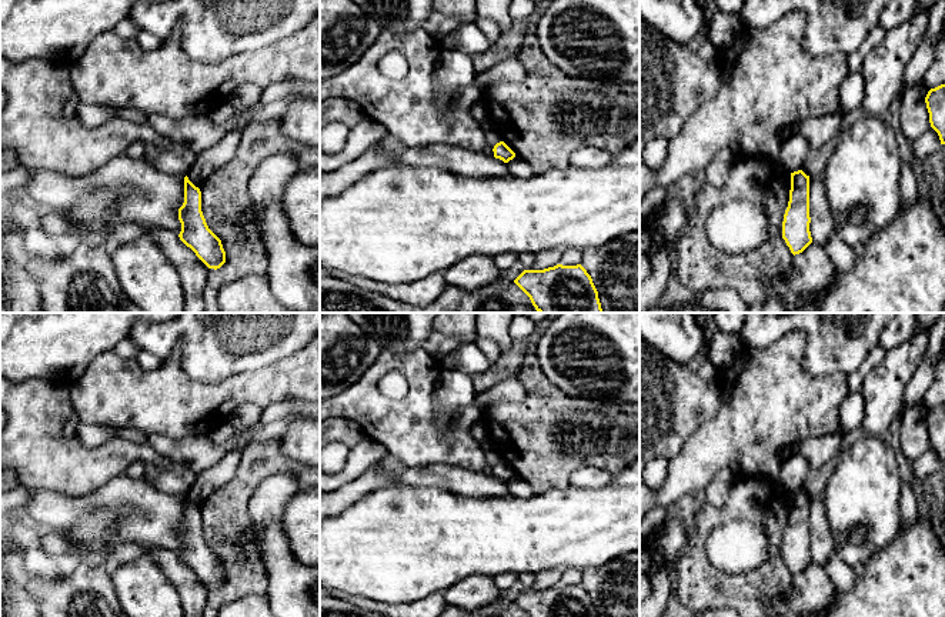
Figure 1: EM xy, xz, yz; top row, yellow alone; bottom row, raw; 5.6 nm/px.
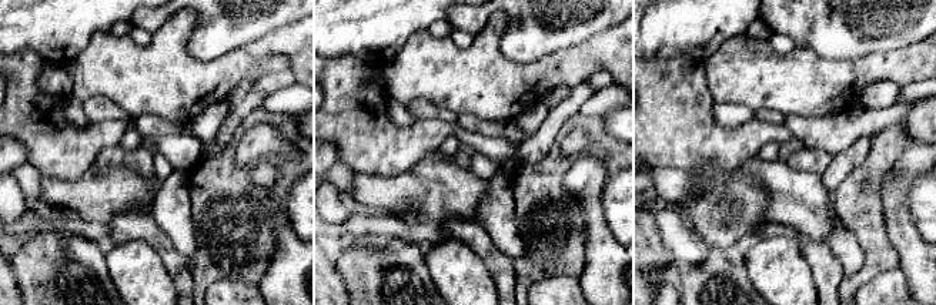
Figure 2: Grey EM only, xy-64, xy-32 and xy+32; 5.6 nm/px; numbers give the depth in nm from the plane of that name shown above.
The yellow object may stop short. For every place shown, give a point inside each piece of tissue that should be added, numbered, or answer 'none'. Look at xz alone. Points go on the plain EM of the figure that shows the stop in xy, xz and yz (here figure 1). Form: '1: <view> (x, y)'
none

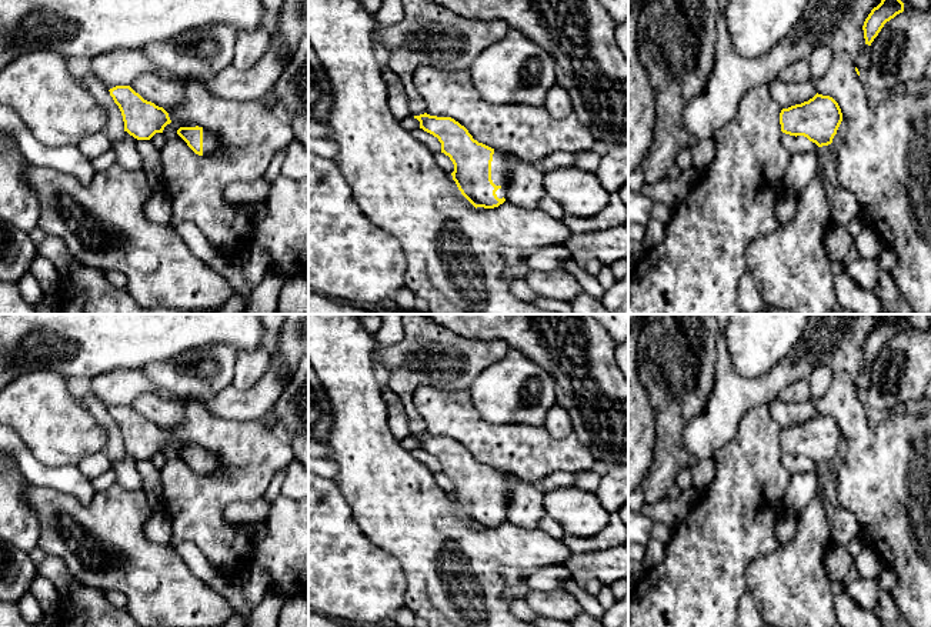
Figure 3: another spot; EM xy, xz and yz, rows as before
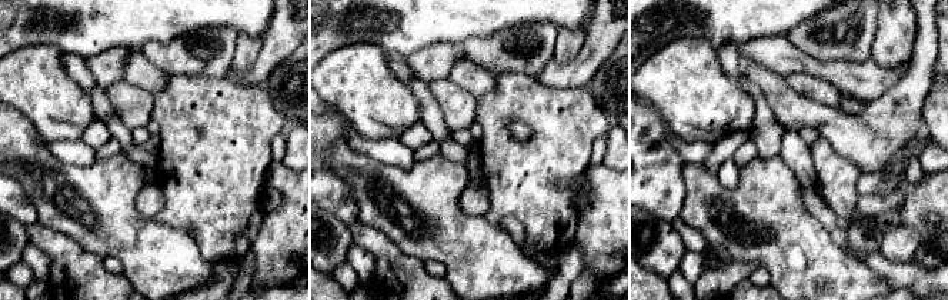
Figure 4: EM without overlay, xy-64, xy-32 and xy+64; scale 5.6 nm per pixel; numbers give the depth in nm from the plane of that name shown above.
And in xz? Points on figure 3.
1: xz (501, 482)

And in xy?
1: xy (210, 464)

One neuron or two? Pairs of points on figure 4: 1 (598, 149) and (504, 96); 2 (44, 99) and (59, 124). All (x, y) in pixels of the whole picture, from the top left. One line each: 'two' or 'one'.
1: two
2: one

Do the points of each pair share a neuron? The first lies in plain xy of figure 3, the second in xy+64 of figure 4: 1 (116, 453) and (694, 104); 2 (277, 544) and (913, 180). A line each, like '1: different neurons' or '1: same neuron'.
1: different neurons
2: different neurons

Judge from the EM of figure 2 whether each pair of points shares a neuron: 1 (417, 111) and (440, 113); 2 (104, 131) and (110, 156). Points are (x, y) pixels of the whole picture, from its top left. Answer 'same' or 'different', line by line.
1: same
2: different

